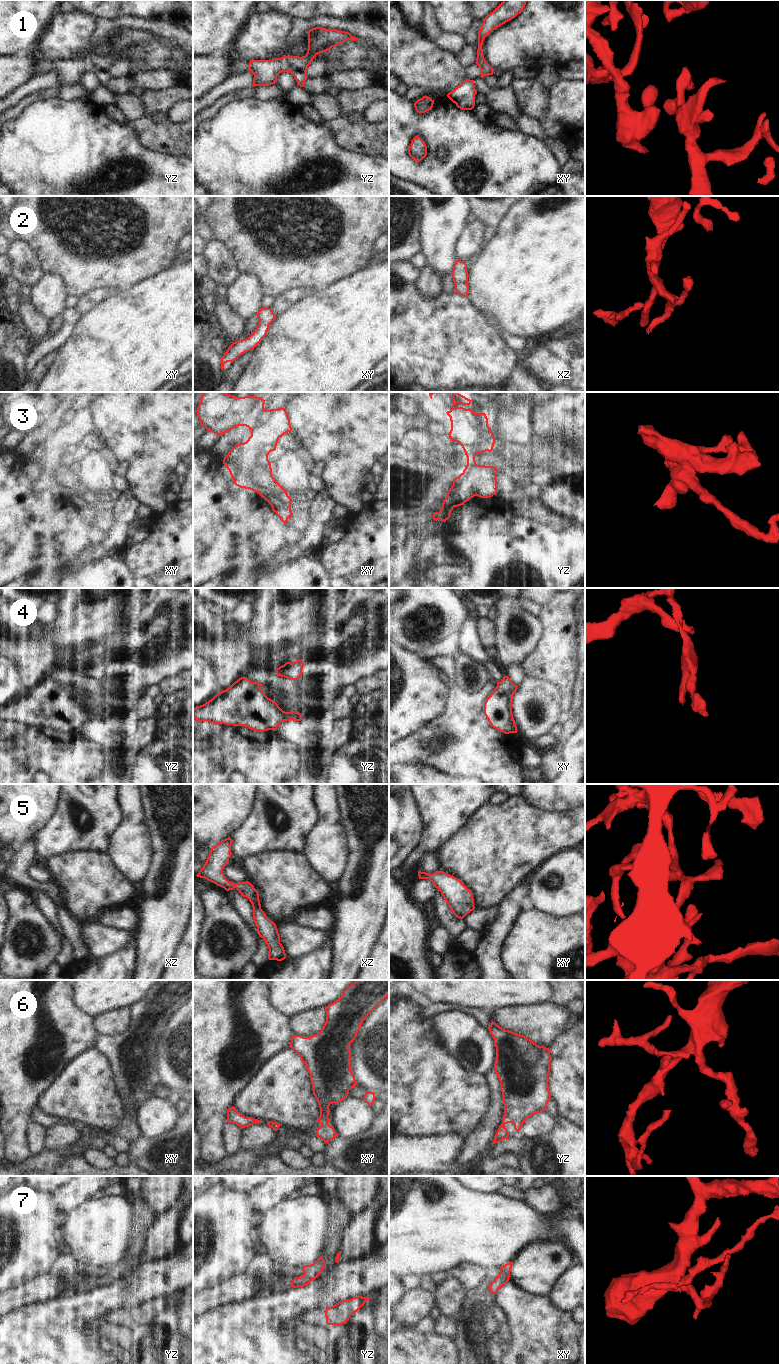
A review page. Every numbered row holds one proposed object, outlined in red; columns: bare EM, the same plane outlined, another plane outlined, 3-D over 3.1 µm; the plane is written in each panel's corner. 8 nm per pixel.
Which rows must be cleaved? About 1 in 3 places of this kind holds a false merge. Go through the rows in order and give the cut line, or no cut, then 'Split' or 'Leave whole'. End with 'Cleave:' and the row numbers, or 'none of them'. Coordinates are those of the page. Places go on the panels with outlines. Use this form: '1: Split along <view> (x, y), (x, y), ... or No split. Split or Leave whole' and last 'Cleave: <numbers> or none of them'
1: No split. Leave whole
2: No split. Leave whole
3: No split. Leave whole
4: No split. Leave whole
5: No split. Leave whole
6: No split. Leave whole
7: No split. Leave whole
Cleave: none of them

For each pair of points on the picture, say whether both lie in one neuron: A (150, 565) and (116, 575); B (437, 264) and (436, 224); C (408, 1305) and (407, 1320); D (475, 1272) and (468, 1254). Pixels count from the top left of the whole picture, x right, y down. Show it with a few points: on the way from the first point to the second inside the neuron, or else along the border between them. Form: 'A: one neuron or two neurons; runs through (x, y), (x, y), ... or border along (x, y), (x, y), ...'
A: two neurons; border along (123, 558), (136, 577)
B: one neuron; runs through (437, 254), (437, 234)
C: one neuron; runs through (408, 1309), (408, 1316)
D: two neurons; border along (486, 1268), (472, 1263), (463, 1263), (451, 1271)

